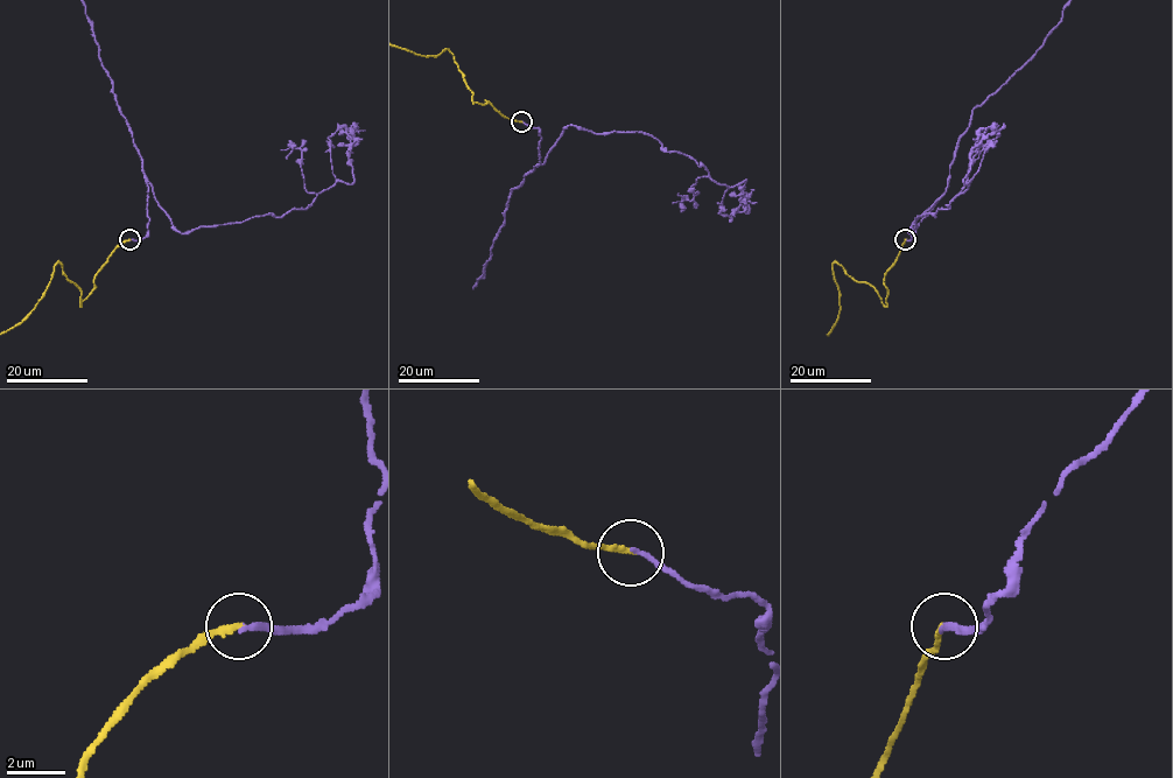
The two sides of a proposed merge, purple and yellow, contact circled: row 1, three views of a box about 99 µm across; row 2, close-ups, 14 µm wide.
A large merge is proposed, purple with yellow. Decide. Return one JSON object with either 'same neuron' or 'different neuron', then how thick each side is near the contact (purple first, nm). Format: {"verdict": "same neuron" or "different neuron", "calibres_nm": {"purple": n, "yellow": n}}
{"verdict": "same neuron", "calibres_nm": {"purple": 180, "yellow": 190}}

